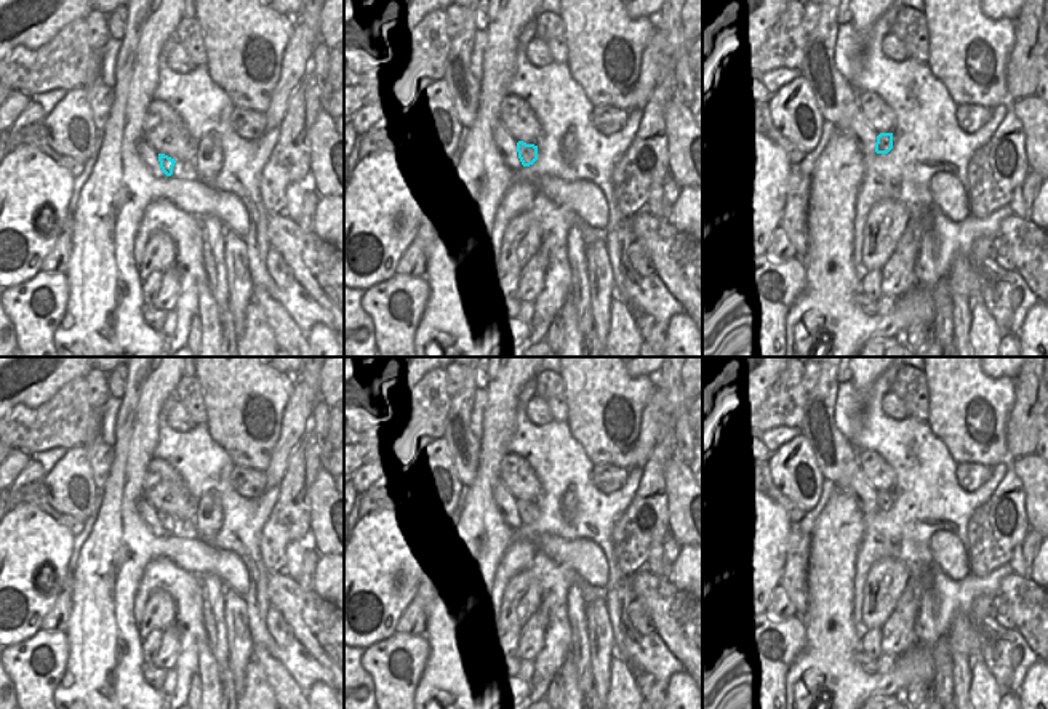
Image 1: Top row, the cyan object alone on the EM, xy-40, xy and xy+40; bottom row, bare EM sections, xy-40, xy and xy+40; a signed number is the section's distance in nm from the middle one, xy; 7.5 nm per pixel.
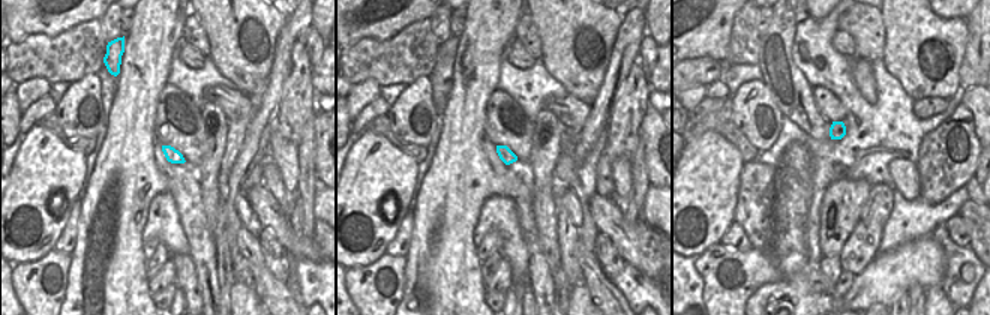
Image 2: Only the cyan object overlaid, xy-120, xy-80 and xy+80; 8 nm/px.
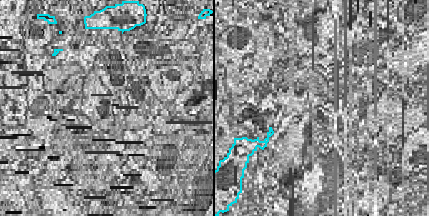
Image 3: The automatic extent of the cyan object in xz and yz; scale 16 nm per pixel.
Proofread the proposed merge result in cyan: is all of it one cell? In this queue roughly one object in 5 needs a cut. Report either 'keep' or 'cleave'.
keep

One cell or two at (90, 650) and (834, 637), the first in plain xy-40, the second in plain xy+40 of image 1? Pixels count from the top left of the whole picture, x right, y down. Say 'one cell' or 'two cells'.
one cell

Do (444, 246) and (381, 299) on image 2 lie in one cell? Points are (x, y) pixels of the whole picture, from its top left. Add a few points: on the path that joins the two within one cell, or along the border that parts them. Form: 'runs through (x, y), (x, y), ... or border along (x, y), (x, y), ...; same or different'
border along (405, 255), (404, 296), (401, 299); different

